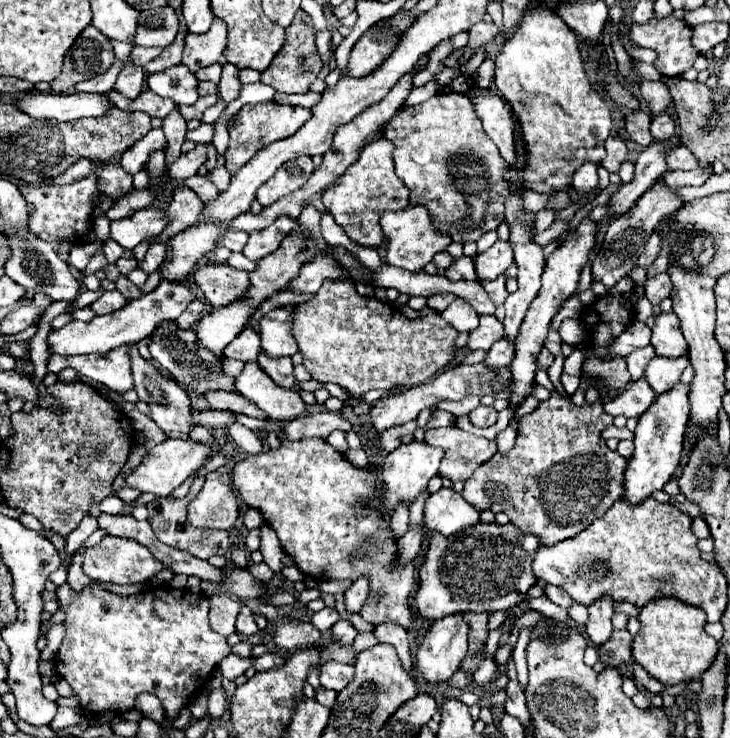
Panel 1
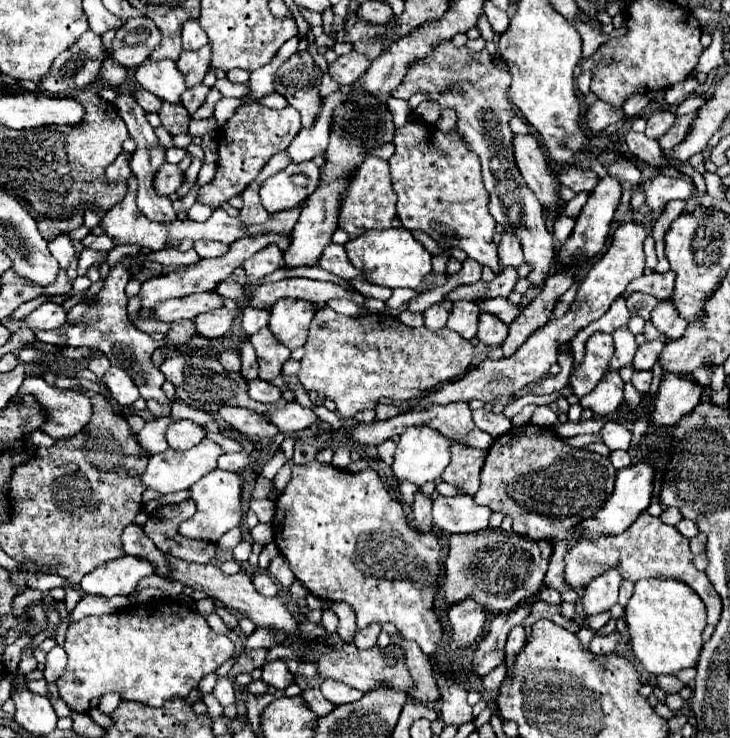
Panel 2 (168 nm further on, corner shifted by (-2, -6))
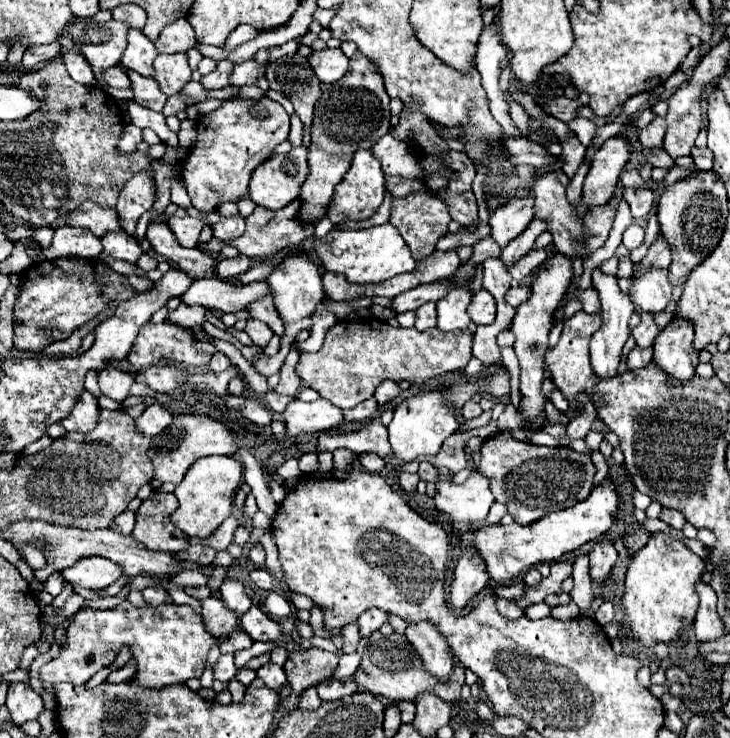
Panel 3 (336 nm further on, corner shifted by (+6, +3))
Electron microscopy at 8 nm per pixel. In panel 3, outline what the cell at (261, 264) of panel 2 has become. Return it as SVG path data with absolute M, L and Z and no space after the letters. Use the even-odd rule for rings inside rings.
M238 255L234 259L222 259L222 261L218 261L216 267L214 267L214 273L220 279L232 279L232 277L242 275L248 269L250 269L250 257Z

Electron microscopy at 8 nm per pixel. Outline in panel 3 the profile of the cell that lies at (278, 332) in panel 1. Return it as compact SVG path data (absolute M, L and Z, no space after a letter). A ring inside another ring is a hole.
M296 253L296 255L288 255L278 267L274 267L274 271L268 277L268 283L274 291L274 303L276 309L280 313L280 317L290 323L290 321L298 321L302 317L308 317L316 311L316 305L324 299L324 287L322 287L322 271L308 261L306 253Z

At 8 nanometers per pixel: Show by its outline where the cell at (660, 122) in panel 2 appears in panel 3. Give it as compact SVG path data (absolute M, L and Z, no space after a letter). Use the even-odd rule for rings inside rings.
M654 117L654 121L640 131L640 143L646 149L658 149L662 147L664 133L666 133L666 121L662 117Z

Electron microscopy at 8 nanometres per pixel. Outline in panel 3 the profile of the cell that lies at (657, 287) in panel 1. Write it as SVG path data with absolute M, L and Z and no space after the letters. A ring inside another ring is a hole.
M662 235L656 237L656 241L650 245L646 257L636 265L640 271L648 269L648 267L658 267L658 269L666 269L670 267L670 245L666 245L666 241L662 241Z

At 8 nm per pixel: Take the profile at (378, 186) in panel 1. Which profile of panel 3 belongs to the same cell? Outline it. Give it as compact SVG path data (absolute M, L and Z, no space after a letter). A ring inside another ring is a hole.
M358 149L354 153L354 161L350 169L346 171L346 177L338 183L338 189L334 193L334 201L330 203L330 209L326 215L334 225L344 223L348 219L352 221L364 221L376 213L376 209L382 205L384 199L384 173L380 167L380 161L372 155L372 151Z

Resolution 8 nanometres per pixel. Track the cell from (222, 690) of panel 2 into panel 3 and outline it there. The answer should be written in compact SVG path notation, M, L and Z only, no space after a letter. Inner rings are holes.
M230 653L230 655L220 655L220 659L218 659L218 663L214 665L214 669L216 669L216 679L218 681L222 681L222 683L228 683L230 679L234 679L234 675L236 675L236 665L234 665L234 655Z

